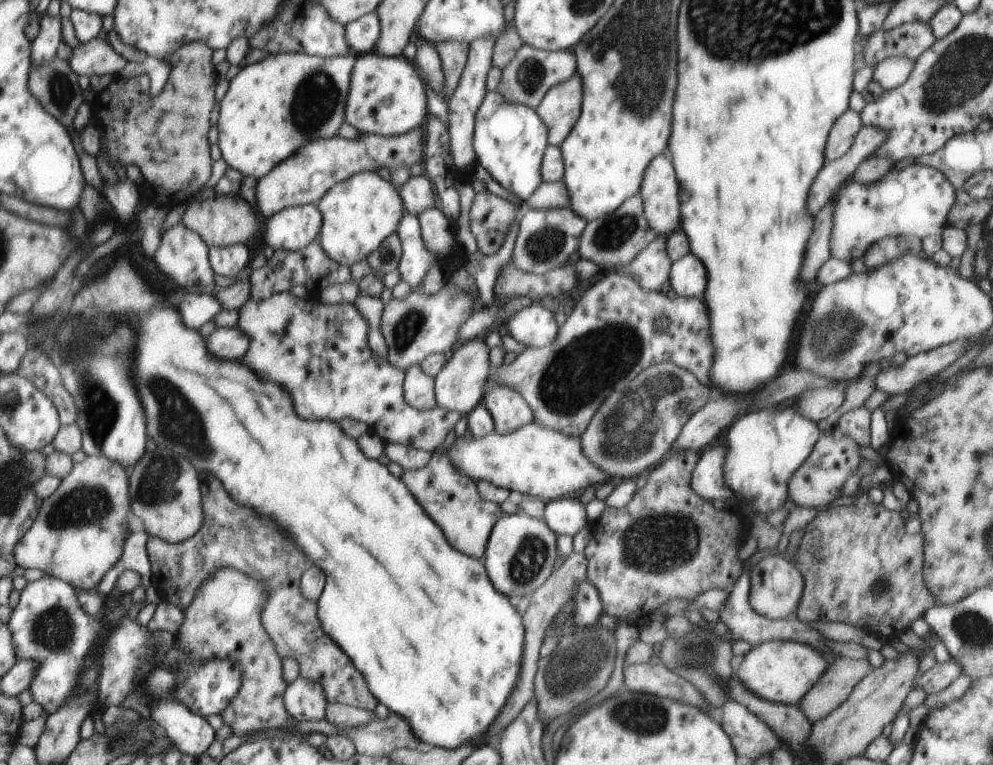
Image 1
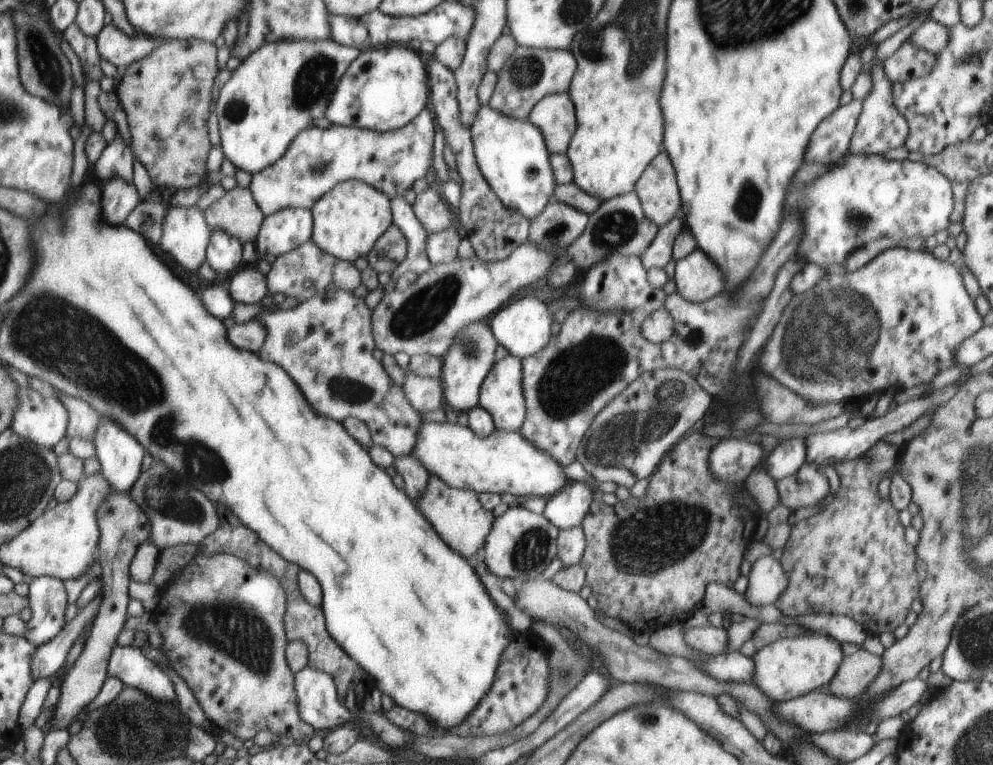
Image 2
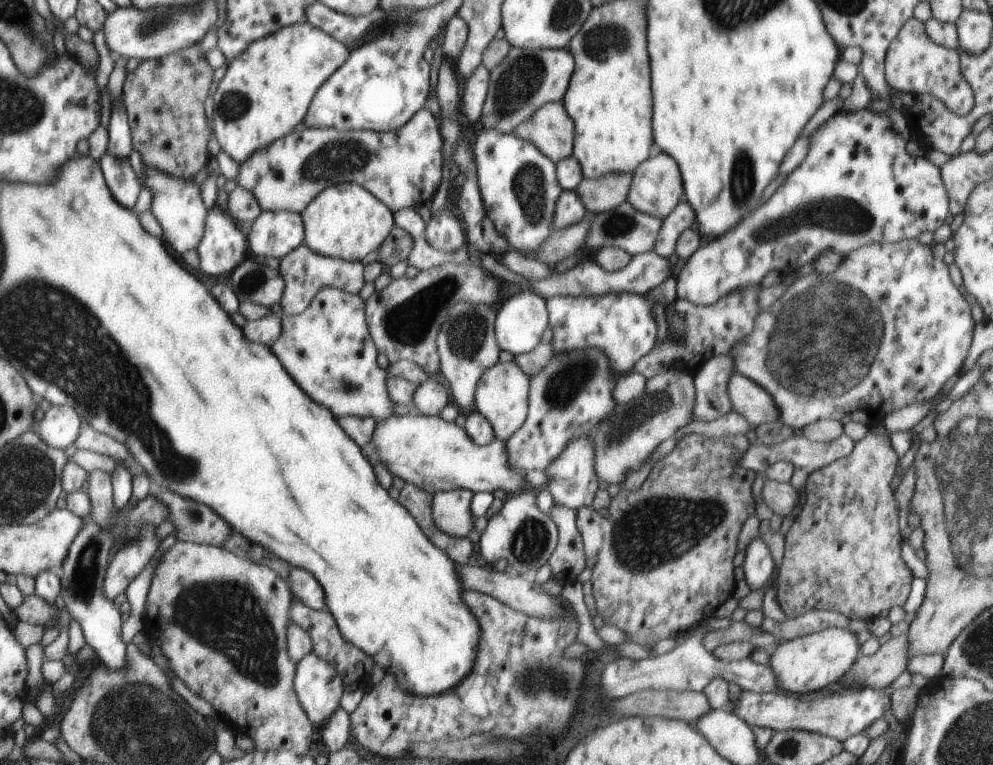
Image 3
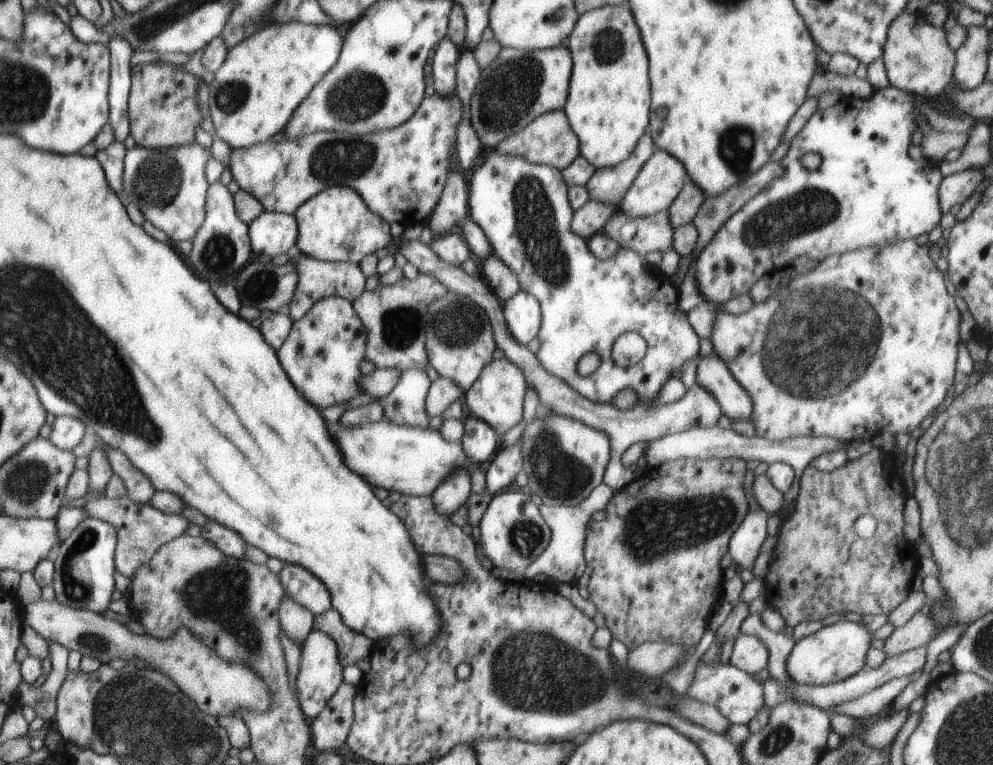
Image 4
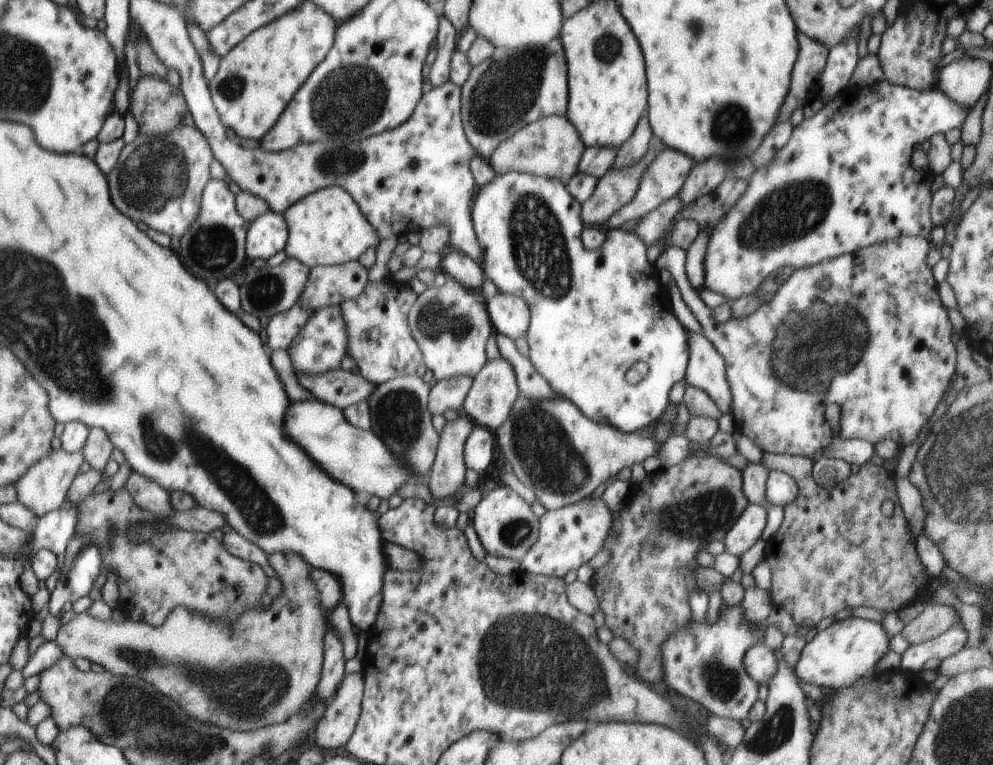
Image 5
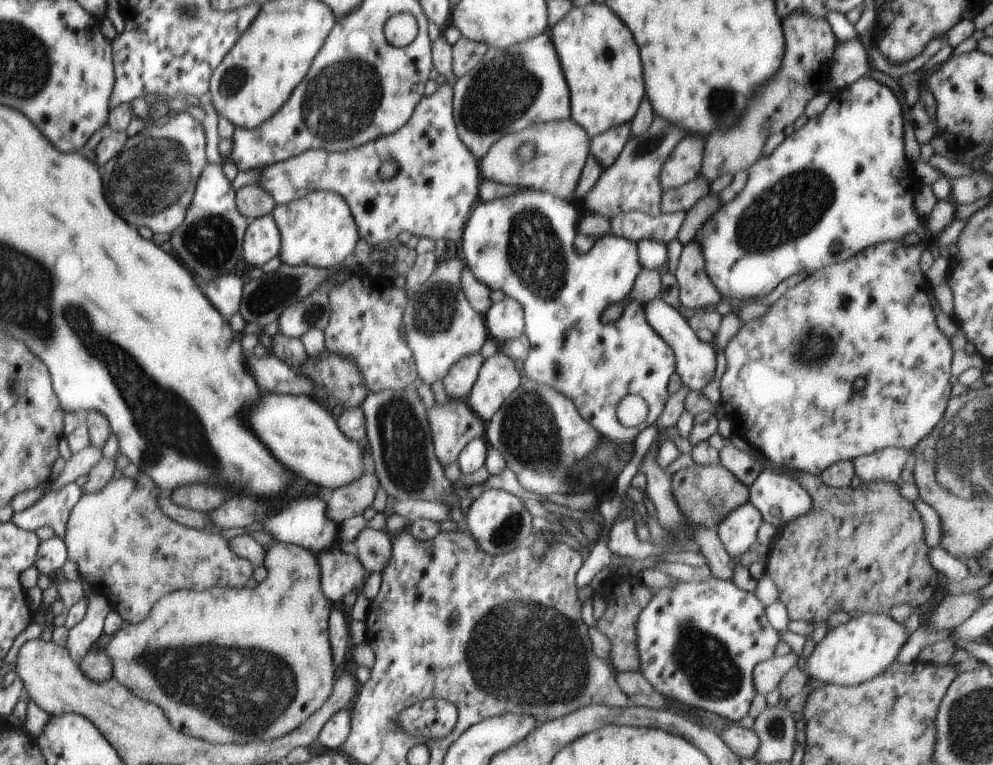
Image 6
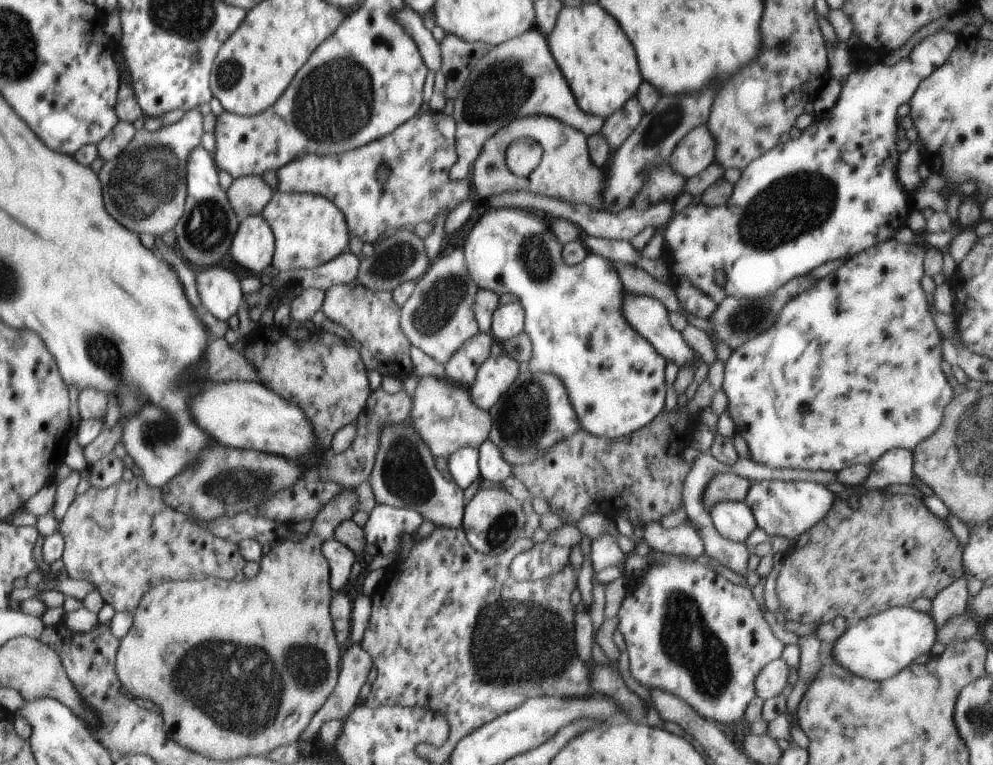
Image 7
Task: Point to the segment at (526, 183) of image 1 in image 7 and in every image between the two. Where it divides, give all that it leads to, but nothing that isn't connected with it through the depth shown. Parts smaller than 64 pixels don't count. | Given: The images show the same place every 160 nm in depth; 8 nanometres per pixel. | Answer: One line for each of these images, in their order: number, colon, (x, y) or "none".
2: (511, 154)
3: (518, 184)
4: (587, 304)
5: (594, 314)
6: (523, 245)
7: (615, 379)

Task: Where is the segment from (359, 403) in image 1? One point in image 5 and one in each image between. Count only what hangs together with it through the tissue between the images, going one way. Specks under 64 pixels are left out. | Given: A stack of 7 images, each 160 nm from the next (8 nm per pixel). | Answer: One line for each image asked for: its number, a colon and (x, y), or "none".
2: (326, 345)
3: (327, 350)
4: (322, 354)
5: (321, 344)

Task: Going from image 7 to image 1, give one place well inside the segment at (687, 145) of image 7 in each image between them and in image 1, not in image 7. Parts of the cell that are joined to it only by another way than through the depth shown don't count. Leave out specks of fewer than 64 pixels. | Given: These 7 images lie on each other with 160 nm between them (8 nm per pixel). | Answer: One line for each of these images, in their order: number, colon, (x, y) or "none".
1: (659, 190)
2: (658, 191)
3: (657, 188)
4: (655, 188)
5: (664, 178)
6: (684, 163)

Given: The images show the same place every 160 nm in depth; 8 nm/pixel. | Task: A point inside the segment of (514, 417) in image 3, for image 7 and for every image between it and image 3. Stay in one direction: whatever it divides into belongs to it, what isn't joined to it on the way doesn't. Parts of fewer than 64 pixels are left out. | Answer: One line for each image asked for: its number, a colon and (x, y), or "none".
4: (498, 396)
5: (493, 394)
6: (499, 376)
7: (494, 378)

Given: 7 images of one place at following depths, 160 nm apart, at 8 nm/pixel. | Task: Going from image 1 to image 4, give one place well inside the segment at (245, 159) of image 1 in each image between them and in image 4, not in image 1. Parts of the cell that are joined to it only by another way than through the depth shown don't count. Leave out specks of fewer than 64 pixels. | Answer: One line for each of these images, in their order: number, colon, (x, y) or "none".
2: (274, 94)
3: (266, 92)
4: (262, 81)

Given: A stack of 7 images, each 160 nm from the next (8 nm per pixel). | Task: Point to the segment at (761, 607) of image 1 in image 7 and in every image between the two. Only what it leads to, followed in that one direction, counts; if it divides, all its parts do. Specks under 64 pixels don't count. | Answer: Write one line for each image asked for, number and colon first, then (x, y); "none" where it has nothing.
2: (767, 581)
3: (758, 566)
4: (744, 547)
5: (749, 528)
6: (738, 531)
7: (734, 520)

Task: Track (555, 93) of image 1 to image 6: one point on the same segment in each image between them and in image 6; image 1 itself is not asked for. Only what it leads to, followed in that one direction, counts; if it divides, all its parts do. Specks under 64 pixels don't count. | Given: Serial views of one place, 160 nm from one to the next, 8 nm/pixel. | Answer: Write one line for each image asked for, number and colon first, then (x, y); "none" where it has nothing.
2: (554, 115)
3: (550, 128)
4: (548, 139)
5: (551, 147)
6: (562, 147)

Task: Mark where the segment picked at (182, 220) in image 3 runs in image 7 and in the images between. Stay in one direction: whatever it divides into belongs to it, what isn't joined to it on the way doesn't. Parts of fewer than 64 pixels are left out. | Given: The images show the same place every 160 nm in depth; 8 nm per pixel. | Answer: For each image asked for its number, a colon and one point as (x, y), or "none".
4: (171, 186)
5: (160, 179)
6: (152, 181)
7: (150, 172)

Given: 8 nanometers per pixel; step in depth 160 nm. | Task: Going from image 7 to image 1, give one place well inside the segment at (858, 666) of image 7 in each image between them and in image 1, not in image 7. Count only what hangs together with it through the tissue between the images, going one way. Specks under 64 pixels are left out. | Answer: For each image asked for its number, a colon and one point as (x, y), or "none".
1: (783, 672)
2: (790, 667)
3: (807, 664)
4: (834, 653)
5: (837, 657)
6: (858, 651)

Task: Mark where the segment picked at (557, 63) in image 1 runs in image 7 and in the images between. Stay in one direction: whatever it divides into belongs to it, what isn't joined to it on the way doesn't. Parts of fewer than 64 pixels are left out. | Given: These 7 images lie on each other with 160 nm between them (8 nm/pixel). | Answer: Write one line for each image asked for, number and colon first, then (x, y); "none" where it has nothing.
2: (528, 75)
3: (526, 79)
4: (519, 85)
5: (512, 89)
6: (510, 89)
7: (519, 77)

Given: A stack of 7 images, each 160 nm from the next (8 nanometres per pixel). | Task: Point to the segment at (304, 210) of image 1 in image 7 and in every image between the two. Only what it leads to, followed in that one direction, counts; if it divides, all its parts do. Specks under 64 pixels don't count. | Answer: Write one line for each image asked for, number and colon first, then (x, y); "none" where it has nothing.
2: (280, 232)
3: (275, 233)
4: (272, 233)
5: (267, 235)
6: (262, 243)
7: (253, 247)

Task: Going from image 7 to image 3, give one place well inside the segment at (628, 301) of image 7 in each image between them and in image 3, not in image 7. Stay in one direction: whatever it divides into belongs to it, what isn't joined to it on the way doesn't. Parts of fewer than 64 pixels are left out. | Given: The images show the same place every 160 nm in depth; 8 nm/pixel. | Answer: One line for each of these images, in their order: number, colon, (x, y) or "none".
3: (749, 400)
4: (713, 374)
5: (706, 371)
6: (695, 361)

